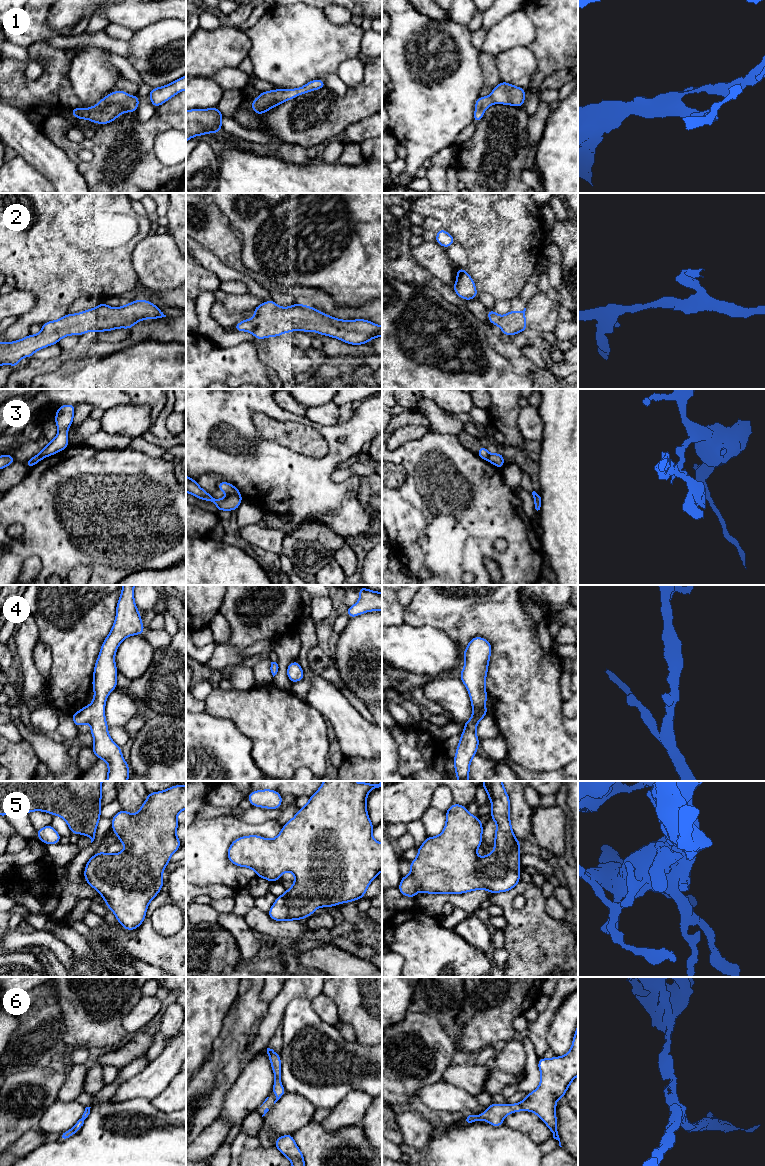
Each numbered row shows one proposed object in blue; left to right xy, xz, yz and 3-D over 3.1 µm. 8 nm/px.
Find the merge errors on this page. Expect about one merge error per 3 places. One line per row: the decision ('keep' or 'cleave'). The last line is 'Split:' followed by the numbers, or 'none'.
1: keep
2: keep
3: cleave
4: keep
5: keep
6: keep
Split: 3

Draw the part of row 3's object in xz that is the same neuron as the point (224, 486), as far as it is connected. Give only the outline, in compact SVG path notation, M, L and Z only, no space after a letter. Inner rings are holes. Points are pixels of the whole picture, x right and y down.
M227 481L219 482L216 488L227 494L233 494L242 497L241 492L233 484L230 484Z

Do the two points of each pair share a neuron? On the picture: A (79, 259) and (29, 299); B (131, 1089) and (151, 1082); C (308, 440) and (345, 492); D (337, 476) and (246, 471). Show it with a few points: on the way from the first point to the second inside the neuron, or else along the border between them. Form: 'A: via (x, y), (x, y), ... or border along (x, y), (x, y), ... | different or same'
A: border along (16, 287), (36, 296), (35, 305), (22, 315) | different
B: via (136, 1087), (146, 1084) | same
C: border along (328, 444), (328, 451), (321, 457), (298, 453) | different
D: border along (355, 476), (351, 475), (337, 482), (330, 478) | different

